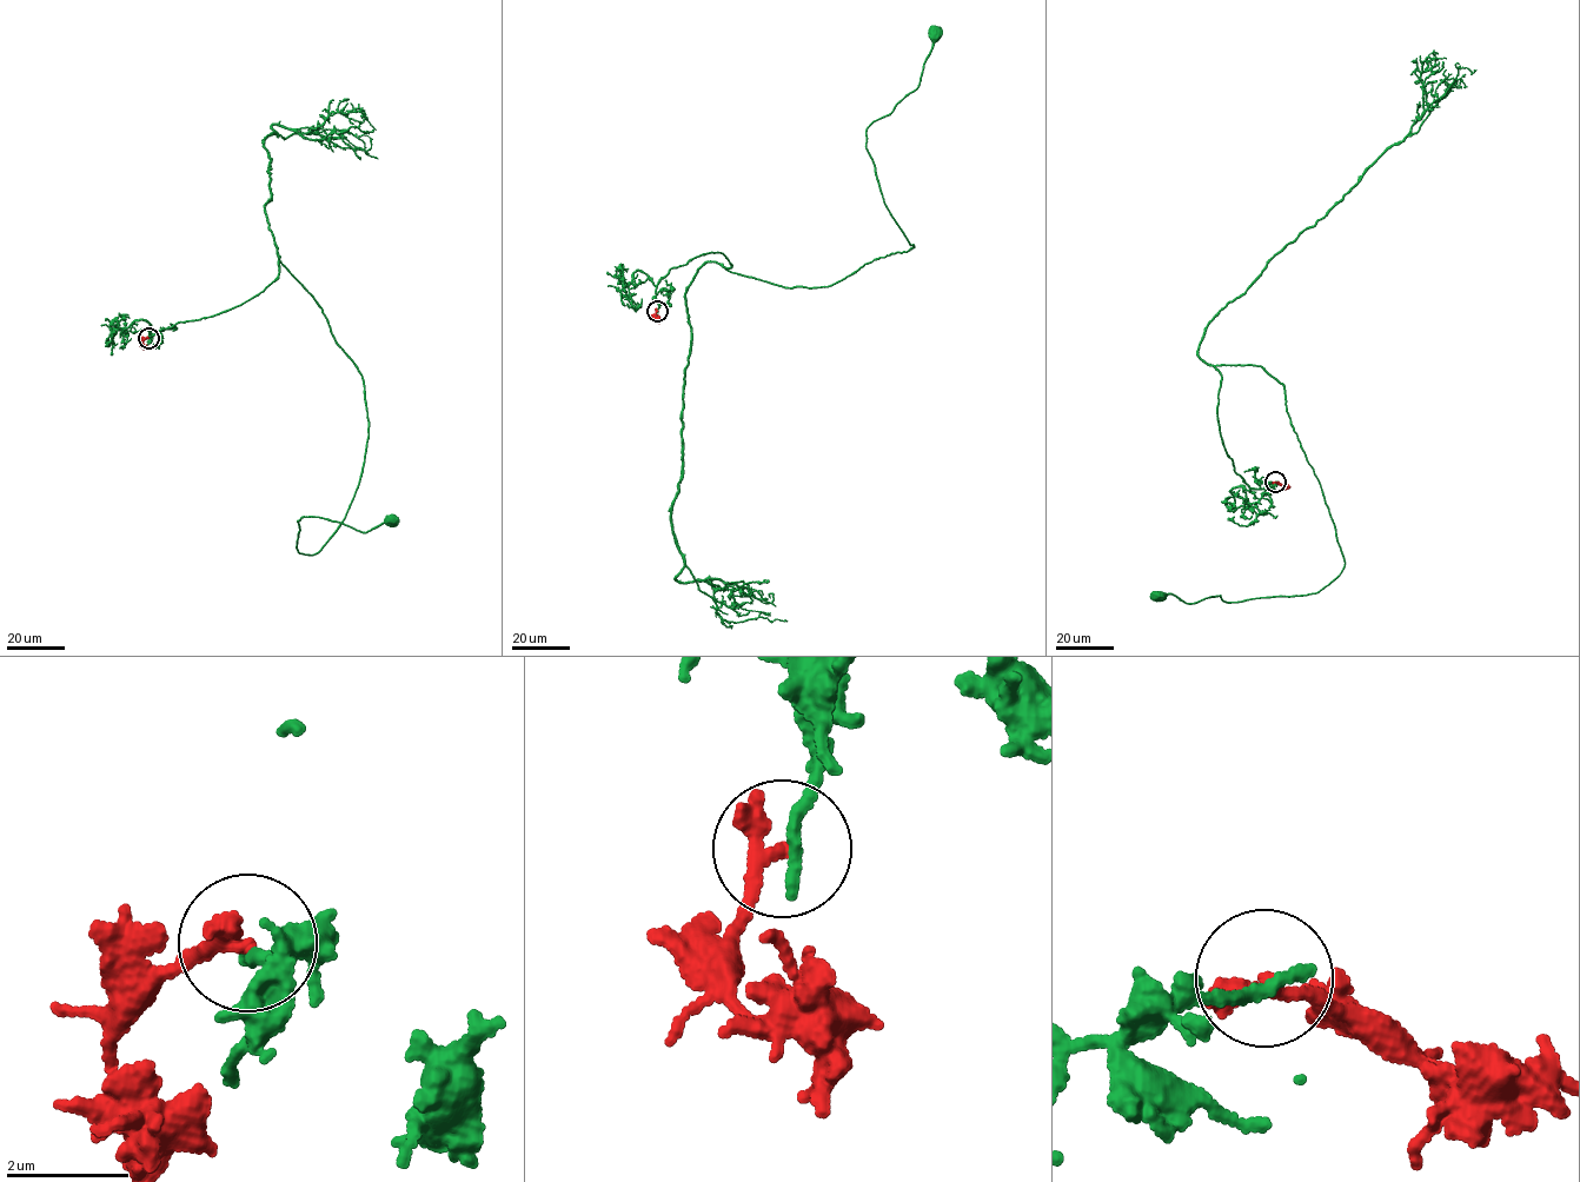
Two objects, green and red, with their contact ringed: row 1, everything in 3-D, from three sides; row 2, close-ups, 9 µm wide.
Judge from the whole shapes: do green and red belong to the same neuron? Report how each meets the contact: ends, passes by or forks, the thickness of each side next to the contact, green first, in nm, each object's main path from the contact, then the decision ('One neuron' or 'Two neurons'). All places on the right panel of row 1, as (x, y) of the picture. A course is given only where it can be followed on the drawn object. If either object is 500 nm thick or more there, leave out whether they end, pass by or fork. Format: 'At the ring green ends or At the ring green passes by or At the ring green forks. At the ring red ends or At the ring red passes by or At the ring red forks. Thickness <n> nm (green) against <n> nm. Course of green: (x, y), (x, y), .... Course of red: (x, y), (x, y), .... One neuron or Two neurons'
At the ring green ends. At the ring red passes by. Thickness 260 nm (green) against 240 nm. Course of green: (1275, 482), (1249, 487), (1235, 472), (1217, 365), (1259, 365), (1283, 385), (1345, 564), (1306, 595), (1157, 595). Course of red: (1275, 482), (1289, 487). Two neurons

